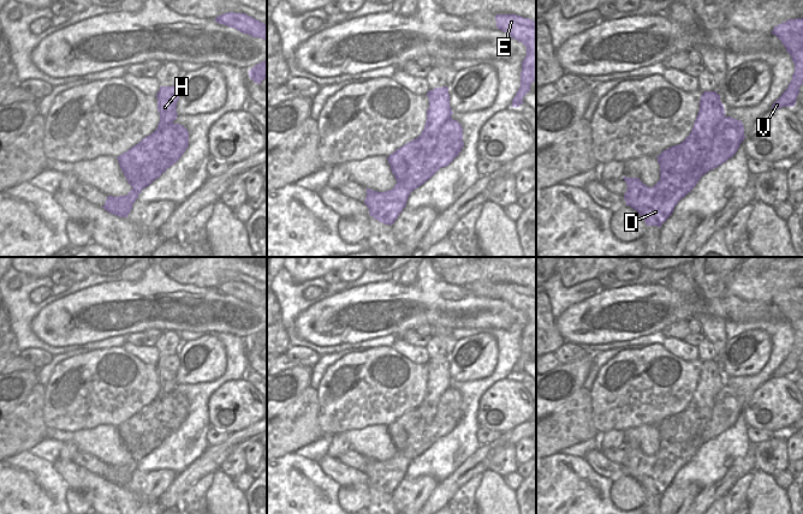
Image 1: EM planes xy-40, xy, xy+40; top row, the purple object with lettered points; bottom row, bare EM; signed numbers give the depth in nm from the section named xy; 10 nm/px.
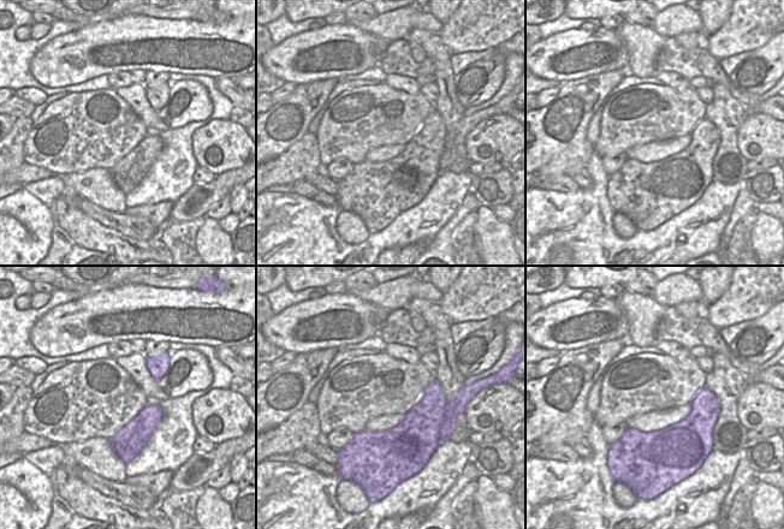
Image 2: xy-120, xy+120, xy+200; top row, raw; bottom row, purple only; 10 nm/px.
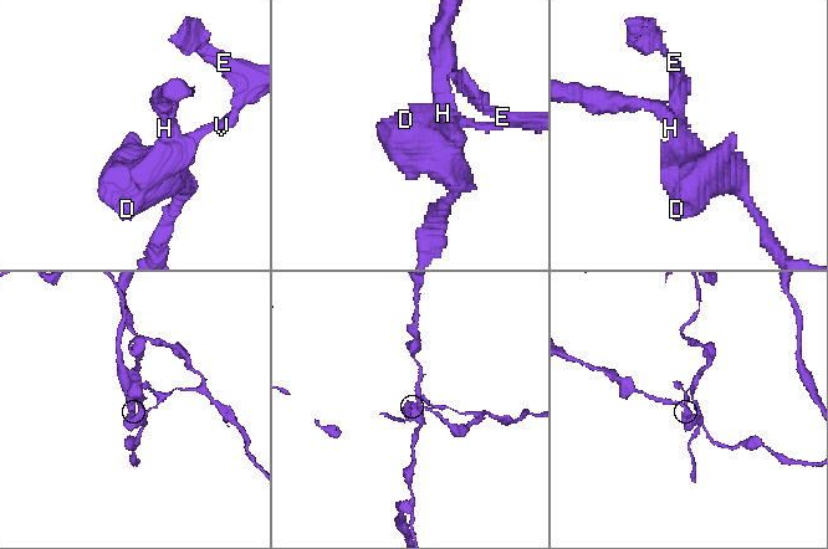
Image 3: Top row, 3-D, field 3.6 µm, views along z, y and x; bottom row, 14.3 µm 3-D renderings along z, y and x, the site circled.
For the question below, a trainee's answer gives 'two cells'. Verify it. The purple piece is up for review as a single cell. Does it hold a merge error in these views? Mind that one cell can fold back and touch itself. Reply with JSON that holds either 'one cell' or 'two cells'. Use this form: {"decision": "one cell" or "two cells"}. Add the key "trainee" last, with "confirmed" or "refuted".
{"decision": "two cells", "trainee": "confirmed"}

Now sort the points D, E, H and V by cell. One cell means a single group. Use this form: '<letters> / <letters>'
D H / E V

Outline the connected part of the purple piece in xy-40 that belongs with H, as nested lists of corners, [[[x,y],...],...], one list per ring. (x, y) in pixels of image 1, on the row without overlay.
[[[179,353],[172,355],[160,355],[156,364],[160,392],[157,396],[171,394],[178,386],[177,371],[179,369]]]

